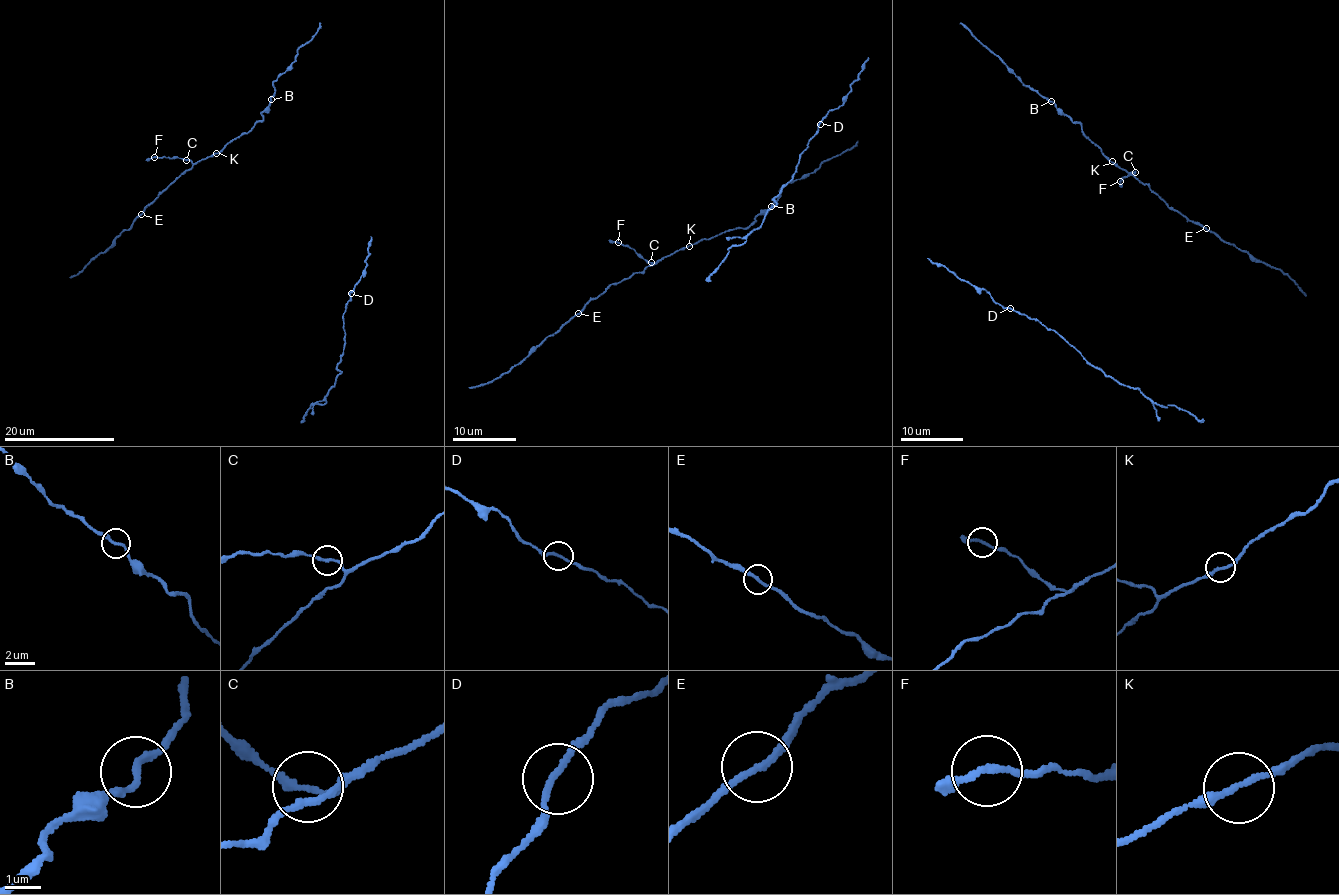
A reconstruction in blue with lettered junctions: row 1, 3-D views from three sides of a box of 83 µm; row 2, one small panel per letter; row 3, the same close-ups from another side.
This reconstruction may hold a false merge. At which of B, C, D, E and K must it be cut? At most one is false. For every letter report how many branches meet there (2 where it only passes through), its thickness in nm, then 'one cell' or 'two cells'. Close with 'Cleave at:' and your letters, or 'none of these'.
B: branches 2; calibre 190 nm; one cell
C: branches 2; calibre 190 nm; one cell
D: branches 2; calibre 160 nm; one cell
E: branches 2; calibre 200 nm; one cell
K: branches 2; calibre 190 nm; one cell
Cleave at: none of these

